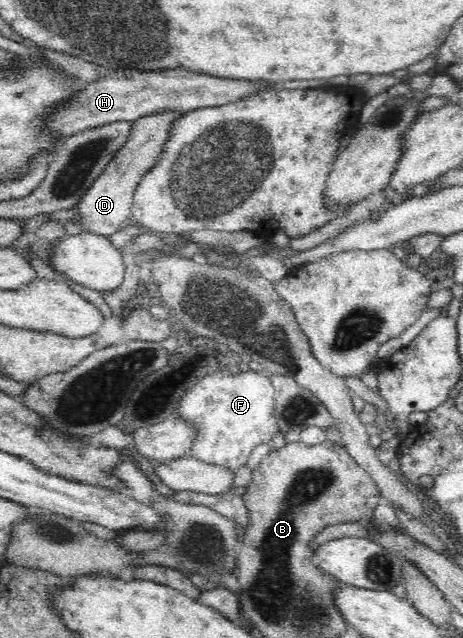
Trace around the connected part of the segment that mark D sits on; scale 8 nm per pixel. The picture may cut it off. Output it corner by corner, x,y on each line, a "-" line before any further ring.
172,111
155,113
132,123
130,139
85,192
81,200
71,208
80,215
80,228
83,231
110,236
120,231
125,222
131,219
134,191
142,177
160,158
164,144
170,138
169,132
172,124
180,116
184,116
184,114

